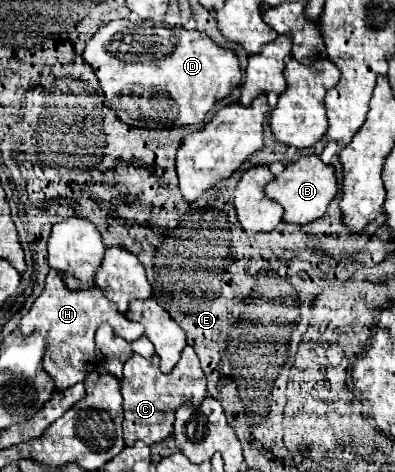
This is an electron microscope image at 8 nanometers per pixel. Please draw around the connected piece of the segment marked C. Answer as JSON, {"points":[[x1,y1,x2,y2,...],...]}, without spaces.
{"points":[[187,345,181,353,179,363,169,375,159,371,157,355,151,359,145,359,133,353,123,367,121,393,123,393,123,411,125,411,125,421,123,421,125,445,131,447,135,441,153,445,171,437,175,409,179,405,185,405,185,403,191,403,191,407,201,405,201,399,207,397,207,381,205,381,205,373,199,367,199,359,193,347]]}

